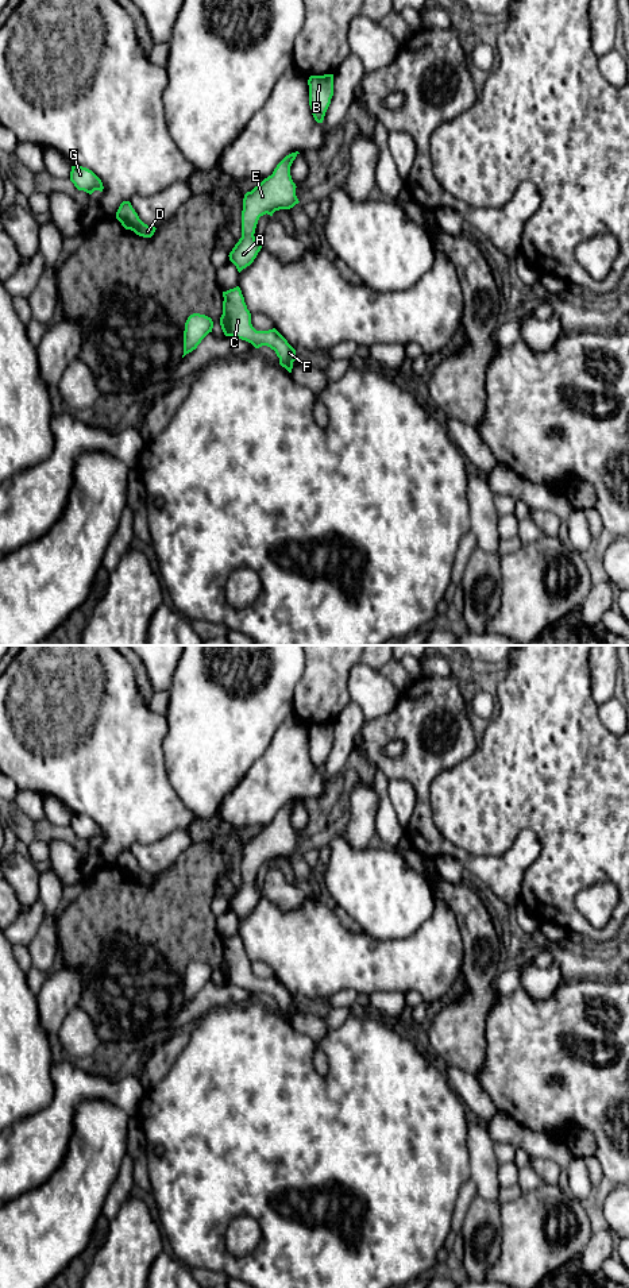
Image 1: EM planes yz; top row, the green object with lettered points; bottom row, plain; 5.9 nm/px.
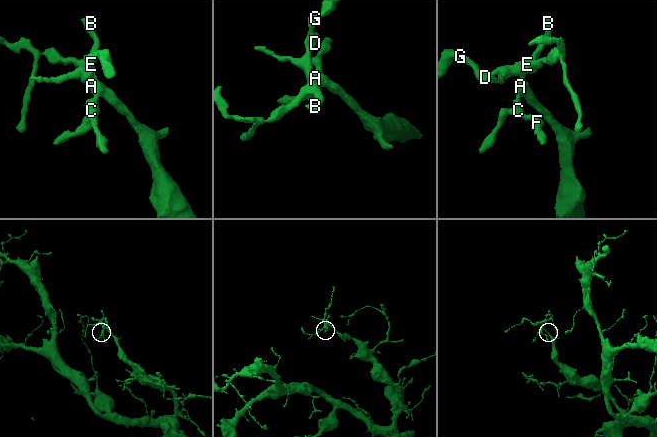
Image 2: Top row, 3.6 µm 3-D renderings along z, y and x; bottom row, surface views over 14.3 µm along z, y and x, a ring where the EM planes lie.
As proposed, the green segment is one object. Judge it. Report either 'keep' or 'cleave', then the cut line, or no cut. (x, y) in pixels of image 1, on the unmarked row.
keep | no cut

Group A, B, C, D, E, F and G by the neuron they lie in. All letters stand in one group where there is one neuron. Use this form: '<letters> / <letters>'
A B C D E F G

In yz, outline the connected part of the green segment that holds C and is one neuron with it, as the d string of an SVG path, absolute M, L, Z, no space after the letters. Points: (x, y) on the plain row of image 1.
M239 934L223 940L223 963L220 973L225 984L238 986L251 991L255 996L267 994L275 999L279 1013L292 1021L296 1009L296 998L275 977L256 979L251 972L251 961L247 957Z

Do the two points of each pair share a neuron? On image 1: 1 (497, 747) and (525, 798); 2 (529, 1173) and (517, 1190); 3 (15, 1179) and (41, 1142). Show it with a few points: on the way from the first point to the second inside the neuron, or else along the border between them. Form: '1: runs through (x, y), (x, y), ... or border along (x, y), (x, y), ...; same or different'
1: runs through (509, 759), (525, 775), (525, 786); same
2: runs through (528, 1177), (521, 1186); same
3: runs through (15, 1169), (31, 1152); same

